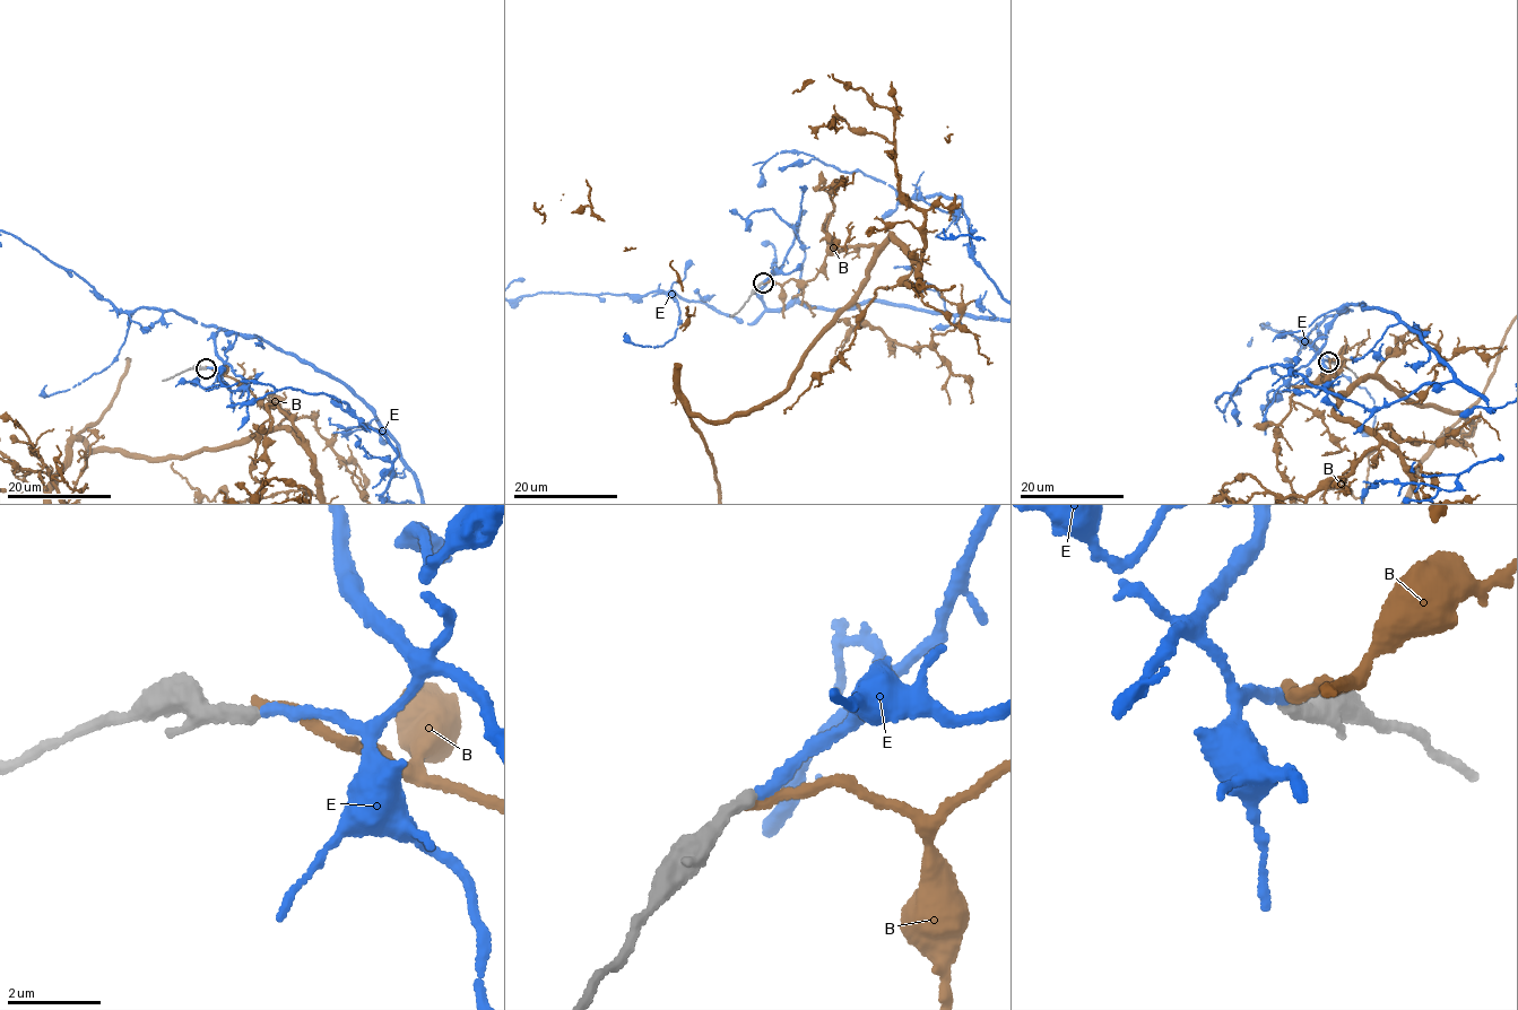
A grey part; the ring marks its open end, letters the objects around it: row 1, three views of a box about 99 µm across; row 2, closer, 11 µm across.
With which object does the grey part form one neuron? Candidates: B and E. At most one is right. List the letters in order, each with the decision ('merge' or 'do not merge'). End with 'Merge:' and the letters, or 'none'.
B: do not merge
E: merge
Merge: E

